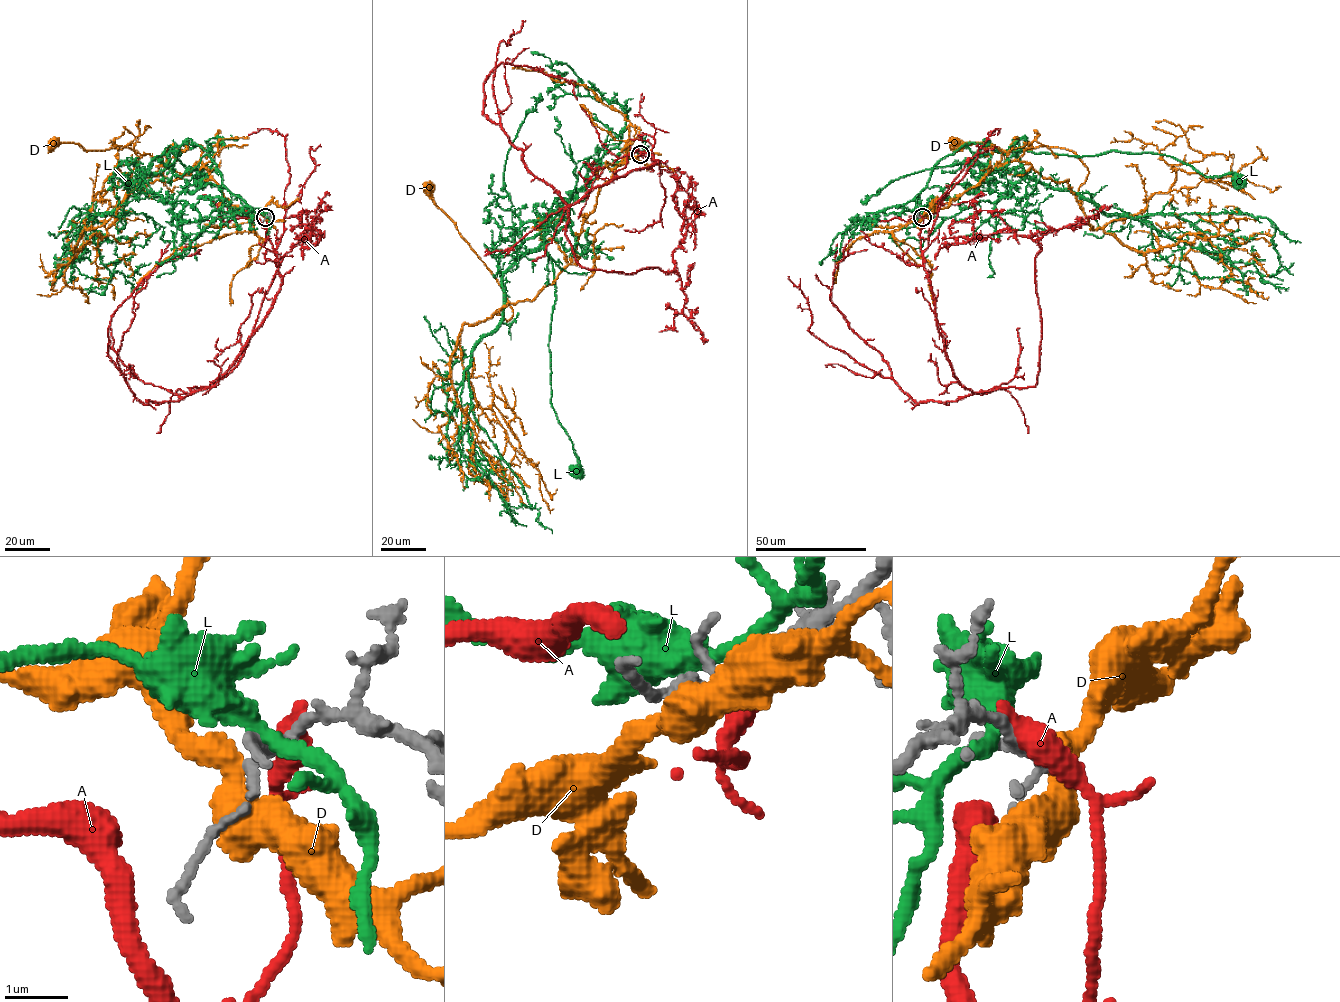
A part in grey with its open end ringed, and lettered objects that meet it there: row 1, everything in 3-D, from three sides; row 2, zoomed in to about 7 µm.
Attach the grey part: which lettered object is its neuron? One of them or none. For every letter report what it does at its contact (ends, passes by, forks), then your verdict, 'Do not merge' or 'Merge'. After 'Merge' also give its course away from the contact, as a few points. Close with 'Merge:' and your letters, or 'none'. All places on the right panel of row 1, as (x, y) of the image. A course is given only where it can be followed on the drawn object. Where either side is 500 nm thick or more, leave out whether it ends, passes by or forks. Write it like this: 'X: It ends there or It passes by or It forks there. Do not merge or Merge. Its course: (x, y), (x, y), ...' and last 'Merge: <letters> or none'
A: It ends there. Do not merge
D: It passes by. Do not merge
L: It passes by. Do not merge
Merge: none

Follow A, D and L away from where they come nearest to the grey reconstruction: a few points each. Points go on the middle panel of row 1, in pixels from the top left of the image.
A: (642, 153), (656, 162), (569, 208), (566, 237), (580, 265), (669, 272), (688, 225), (690, 181), (695, 191)
D: (640, 154), (600, 187), (572, 261), (532, 300), (503, 306), (506, 321), (513, 309), (497, 279), (428, 187)
L: (641, 152), (610, 149), (570, 200), (570, 225), (541, 247), (555, 287), (551, 405), (576, 471)

